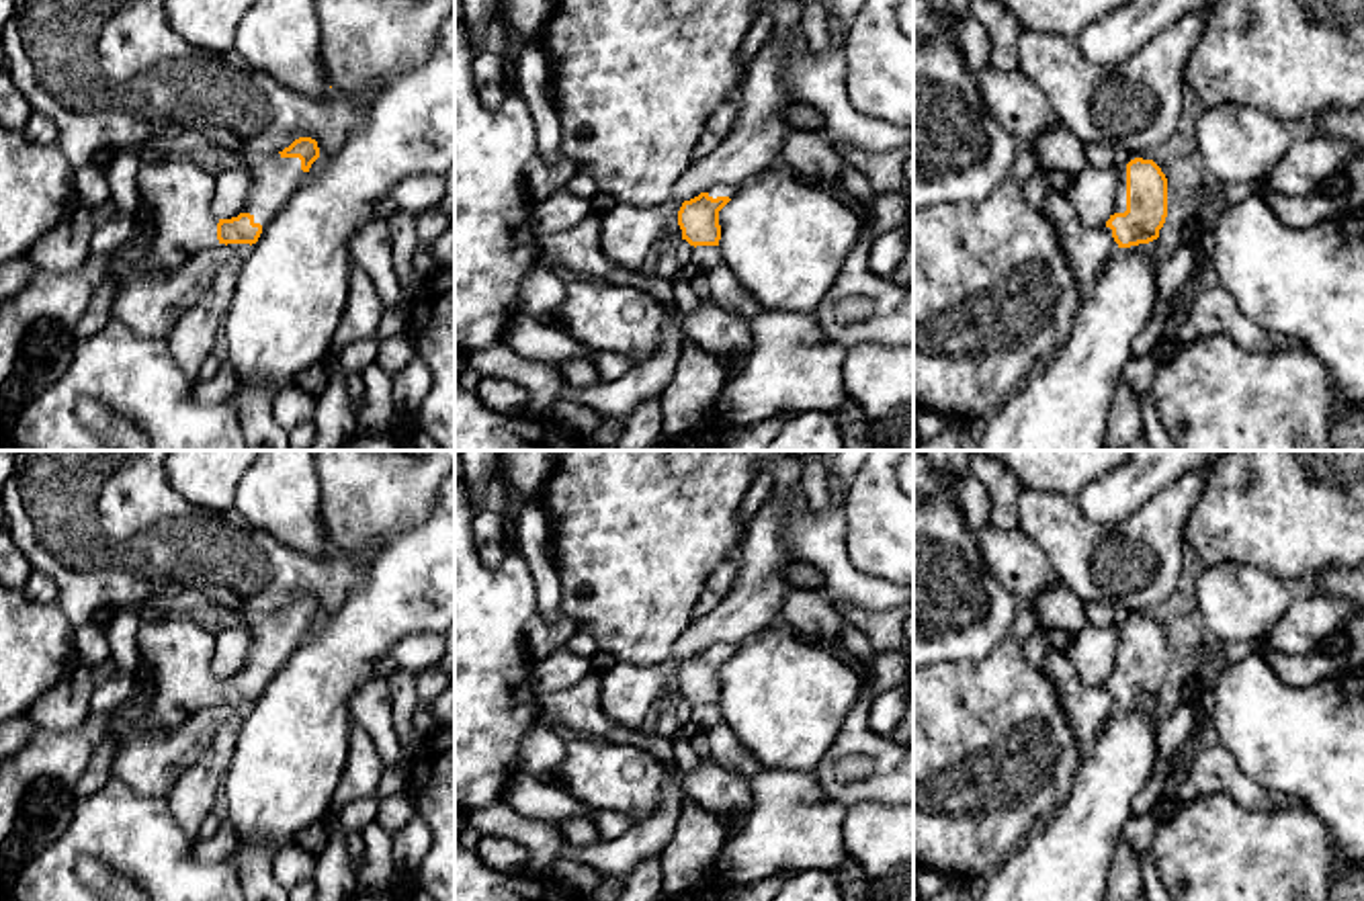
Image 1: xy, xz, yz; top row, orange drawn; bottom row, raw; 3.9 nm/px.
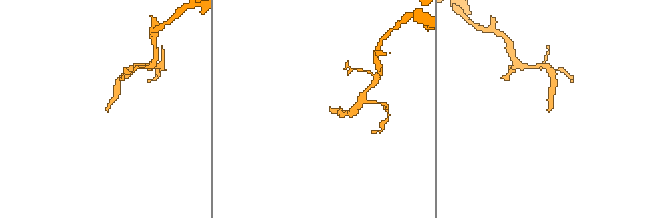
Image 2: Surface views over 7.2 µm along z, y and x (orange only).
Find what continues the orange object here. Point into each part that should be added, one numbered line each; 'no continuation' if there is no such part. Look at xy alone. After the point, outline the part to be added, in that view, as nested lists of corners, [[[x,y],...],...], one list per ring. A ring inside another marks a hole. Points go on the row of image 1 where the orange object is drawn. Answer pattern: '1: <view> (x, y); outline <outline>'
1: xy (273, 179); outline [[[279,152],[270,156],[250,154],[246,168],[252,174],[252,188],[248,190],[244,213],[250,213],[264,231],[307,172],[301,170],[299,158],[283,158]]]

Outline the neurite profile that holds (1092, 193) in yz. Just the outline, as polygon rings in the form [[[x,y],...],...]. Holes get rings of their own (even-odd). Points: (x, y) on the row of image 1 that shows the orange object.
[[[1088,166],[1073,178],[1059,203],[1071,209],[1077,219],[1090,227],[1106,225],[1114,211],[1118,186],[1120,174],[1114,166]]]

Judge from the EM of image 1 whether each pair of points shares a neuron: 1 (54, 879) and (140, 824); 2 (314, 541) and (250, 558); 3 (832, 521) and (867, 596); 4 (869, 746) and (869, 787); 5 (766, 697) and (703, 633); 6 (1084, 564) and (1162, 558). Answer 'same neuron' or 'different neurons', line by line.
1: same neuron
2: different neurons
3: same neuron
4: same neuron
5: different neurons
6: same neuron

